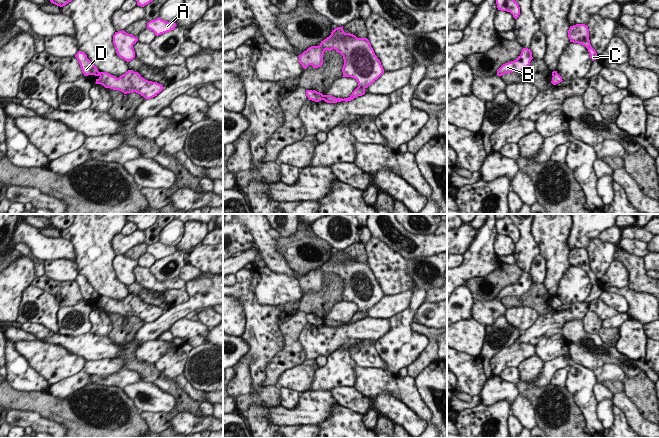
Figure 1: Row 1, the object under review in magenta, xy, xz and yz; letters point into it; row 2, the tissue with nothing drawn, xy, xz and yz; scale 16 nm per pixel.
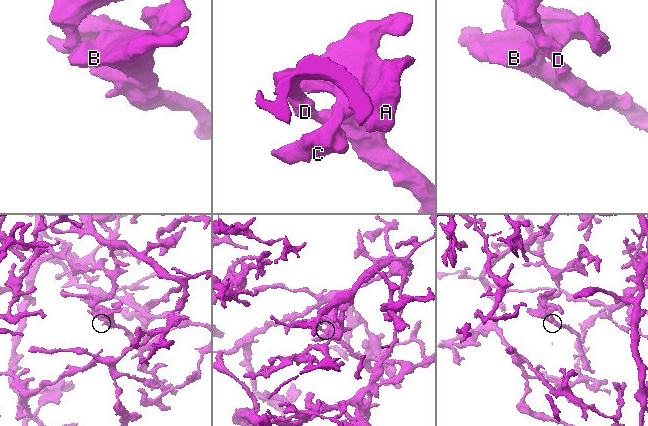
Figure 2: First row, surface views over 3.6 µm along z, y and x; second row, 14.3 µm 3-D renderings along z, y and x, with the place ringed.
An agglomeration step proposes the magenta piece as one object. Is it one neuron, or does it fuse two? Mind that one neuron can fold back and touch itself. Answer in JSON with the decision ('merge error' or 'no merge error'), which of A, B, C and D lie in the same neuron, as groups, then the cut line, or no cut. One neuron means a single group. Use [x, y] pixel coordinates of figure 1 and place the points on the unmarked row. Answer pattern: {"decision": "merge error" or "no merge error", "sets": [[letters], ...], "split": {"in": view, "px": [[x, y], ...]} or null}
{"decision": "merge error", "sets": [["A", "B", "C"], ["D"]], "split": {"in": "xz", "px": [[322, 319], [323, 323]]}}

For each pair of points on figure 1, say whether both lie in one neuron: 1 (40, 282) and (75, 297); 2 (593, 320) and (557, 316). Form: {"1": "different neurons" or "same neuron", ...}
{"1": "same neuron", "2": "different neurons"}

